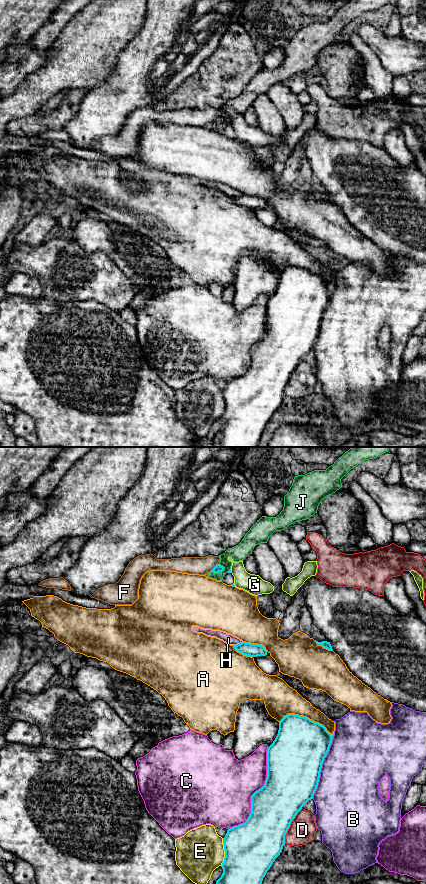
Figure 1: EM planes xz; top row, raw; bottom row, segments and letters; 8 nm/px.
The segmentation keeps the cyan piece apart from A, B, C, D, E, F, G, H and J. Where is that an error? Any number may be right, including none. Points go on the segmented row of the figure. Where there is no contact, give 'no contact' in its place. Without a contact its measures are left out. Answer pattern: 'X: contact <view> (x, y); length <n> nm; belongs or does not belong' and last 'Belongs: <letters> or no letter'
A: contact xz (306, 717); length 460 nm; does not belong
B: contact xz (321, 766); length 550 nm; does not belong
C: contact xz (255, 792); length 750 nm; does not belong
D: contact xz (289, 826); length 320 nm; does not belong
E: contact xz (225, 852); length 220 nm; does not belong
F: contact xz (214, 567); length 100 nm; does not belong
G: contact xz (230, 571); length 30 nm; does not belong
H: contact xz (237, 644); length 90 nm; does not belong
J: contact xz (218, 572); length 120 nm; does not belong
Belongs: no letter

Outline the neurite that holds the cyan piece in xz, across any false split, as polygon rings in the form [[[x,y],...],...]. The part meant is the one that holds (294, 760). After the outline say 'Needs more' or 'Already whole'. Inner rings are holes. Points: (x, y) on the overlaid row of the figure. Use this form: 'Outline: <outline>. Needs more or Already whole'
Outline: [[[288,714],[279,722],[278,734],[267,749],[267,778],[264,786],[251,796],[251,813],[245,823],[227,830],[223,838],[225,850],[223,873],[216,884],[262,884],[263,878],[285,845],[285,835],[292,820],[311,799],[317,789],[320,772],[334,734],[307,717]]]. Already whole

